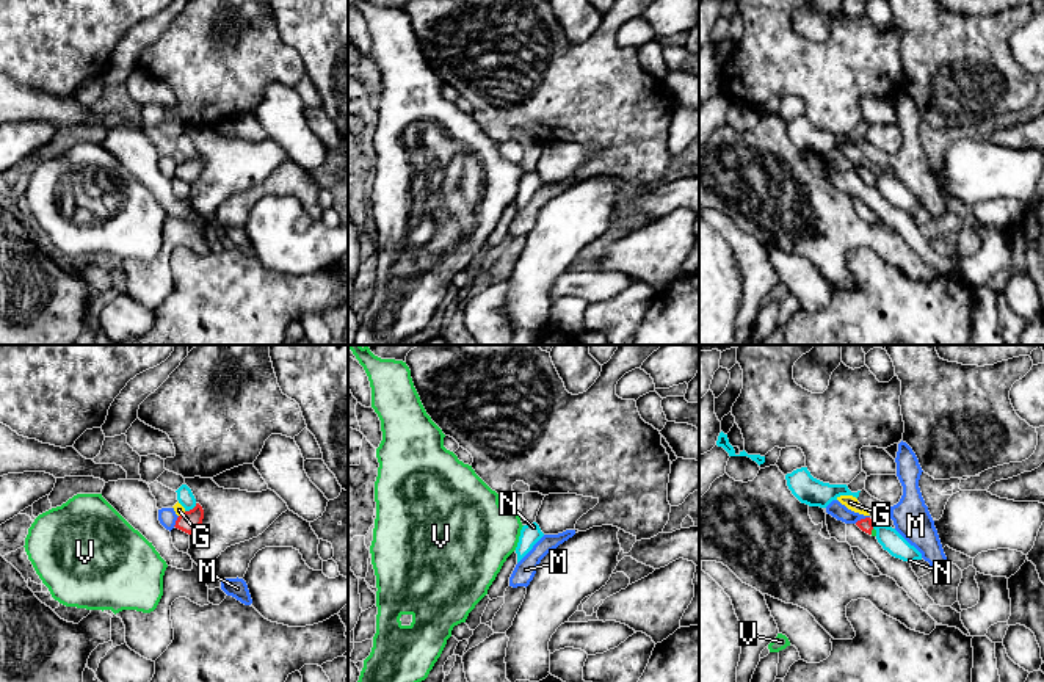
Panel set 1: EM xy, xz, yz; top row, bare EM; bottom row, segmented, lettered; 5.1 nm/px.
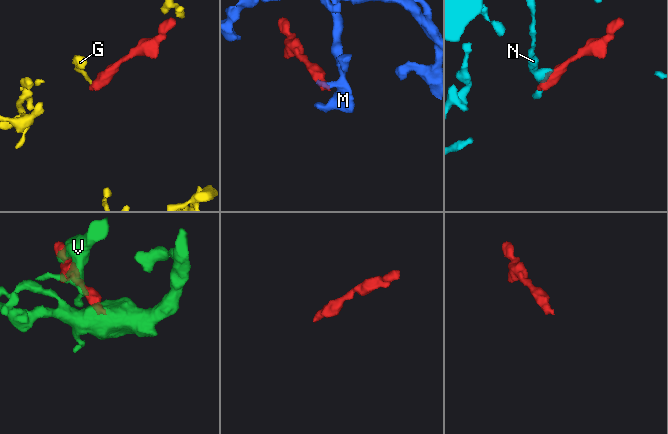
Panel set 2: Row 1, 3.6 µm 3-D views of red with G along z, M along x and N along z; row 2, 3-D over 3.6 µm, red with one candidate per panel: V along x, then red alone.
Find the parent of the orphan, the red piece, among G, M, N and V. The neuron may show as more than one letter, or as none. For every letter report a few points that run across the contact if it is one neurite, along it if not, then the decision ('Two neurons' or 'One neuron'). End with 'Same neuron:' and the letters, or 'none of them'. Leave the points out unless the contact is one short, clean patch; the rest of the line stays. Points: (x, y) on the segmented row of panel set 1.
G: Line: xy (185, 511), (179, 516). Two neurons
M: Line: yz (869, 516), (855, 522). Two neurons
N: Line: xy (196, 504), (185, 511). Two neurons
V: Line: yz (866, 524), (870, 532), (873, 532). One neuron
Same neuron: V

